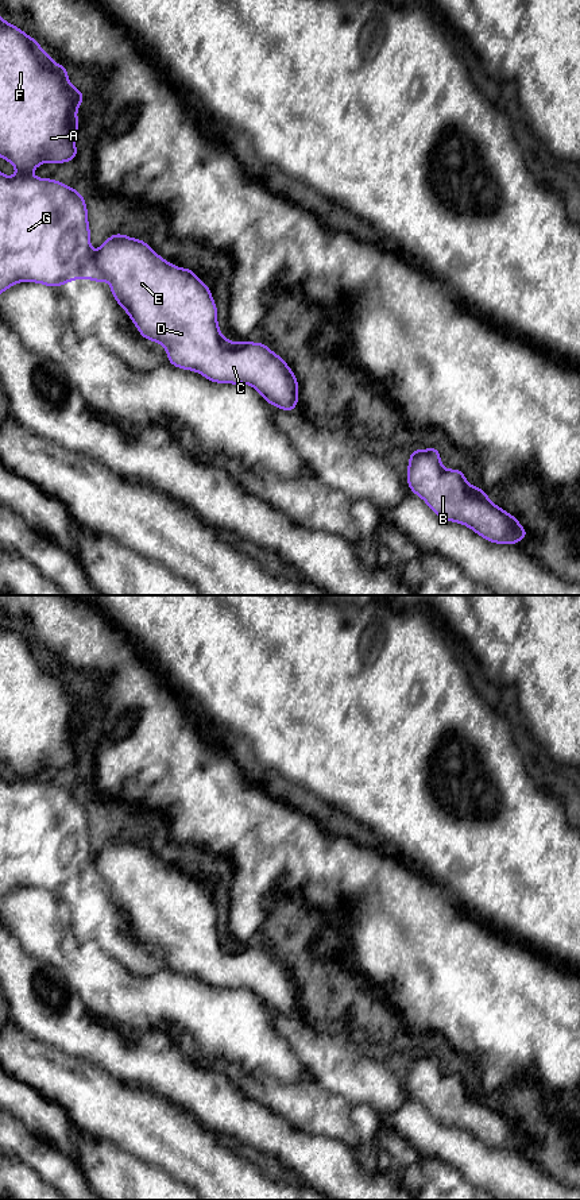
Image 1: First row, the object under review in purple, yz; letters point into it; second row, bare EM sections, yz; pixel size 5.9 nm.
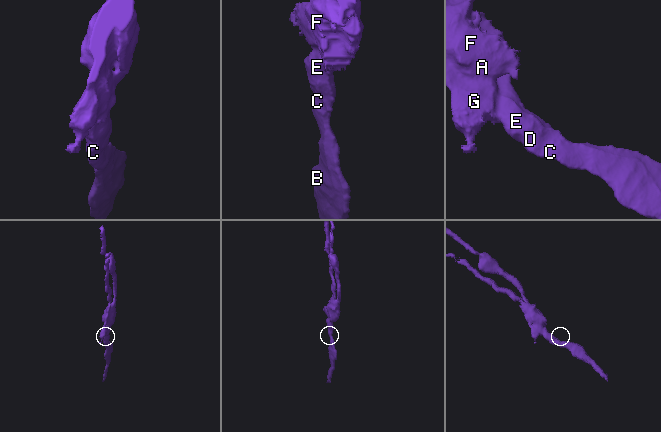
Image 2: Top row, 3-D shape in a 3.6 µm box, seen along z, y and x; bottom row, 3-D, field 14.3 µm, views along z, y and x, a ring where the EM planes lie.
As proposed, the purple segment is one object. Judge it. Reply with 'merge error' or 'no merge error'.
merge error

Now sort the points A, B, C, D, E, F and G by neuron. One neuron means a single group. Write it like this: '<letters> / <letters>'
A F G / B C D E

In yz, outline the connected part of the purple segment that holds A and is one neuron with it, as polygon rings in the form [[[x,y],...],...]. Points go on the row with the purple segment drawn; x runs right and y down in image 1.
[[[0,18],[0,158],[19,170],[13,177],[0,171],[0,296],[23,281],[54,289],[67,285],[71,279],[93,279],[98,285],[105,279],[90,247],[84,196],[59,181],[30,174],[42,163],[66,163],[77,158],[80,120],[76,112],[85,97],[86,94],[70,84],[67,66],[55,63],[34,36],[27,36],[23,30]]]

